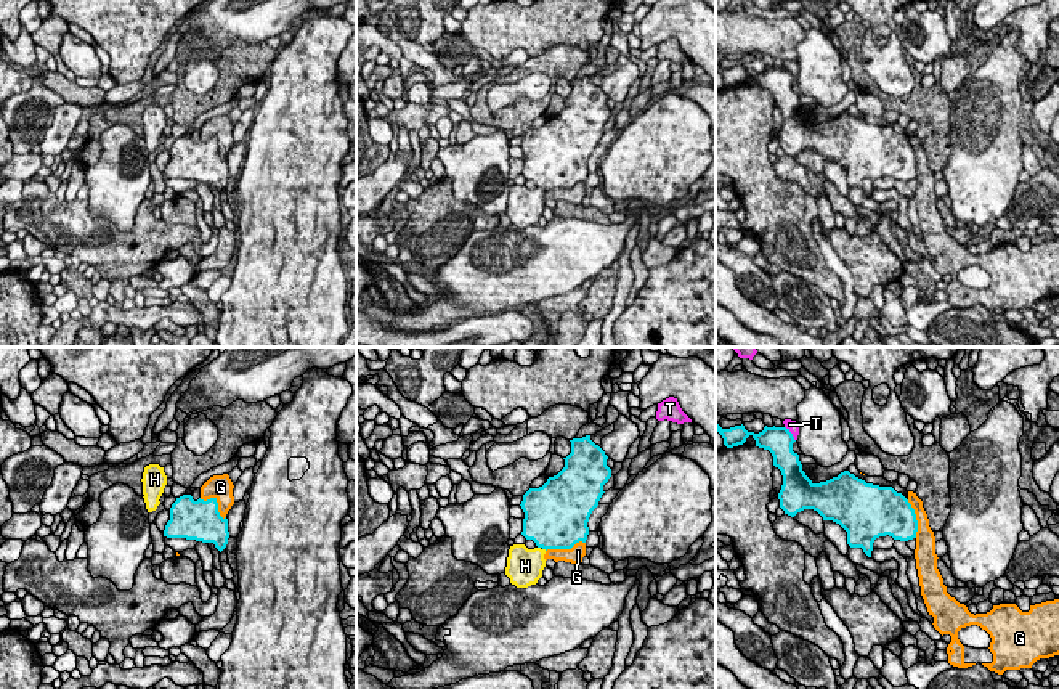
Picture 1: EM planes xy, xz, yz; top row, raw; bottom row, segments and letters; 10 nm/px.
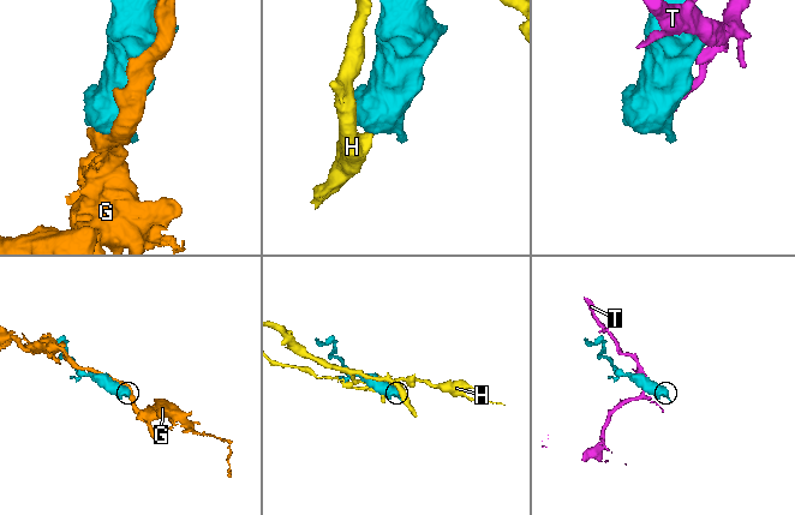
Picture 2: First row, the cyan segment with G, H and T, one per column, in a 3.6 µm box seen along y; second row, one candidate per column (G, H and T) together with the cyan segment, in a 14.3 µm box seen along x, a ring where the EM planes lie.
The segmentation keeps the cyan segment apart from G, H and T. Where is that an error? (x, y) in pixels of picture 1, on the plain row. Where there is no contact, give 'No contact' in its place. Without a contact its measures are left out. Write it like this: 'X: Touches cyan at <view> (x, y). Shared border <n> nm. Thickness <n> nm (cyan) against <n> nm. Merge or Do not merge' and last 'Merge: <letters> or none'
G: Touches cyan at xz (565, 188). Shared border 420 nm. Thickness 500 nm (cyan) against 160 nm. Do not merge
H: Touches cyan at xz (544, 188). Shared border 50 nm. Thickness 500 nm (cyan) against 340 nm. Do not merge
T: Touches cyan at yz (791, 74). Shared border 190 nm. Thickness 280 nm (cyan) against 100 nm. Do not merge
Merge: none

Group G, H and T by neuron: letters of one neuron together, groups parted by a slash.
G / H / T

